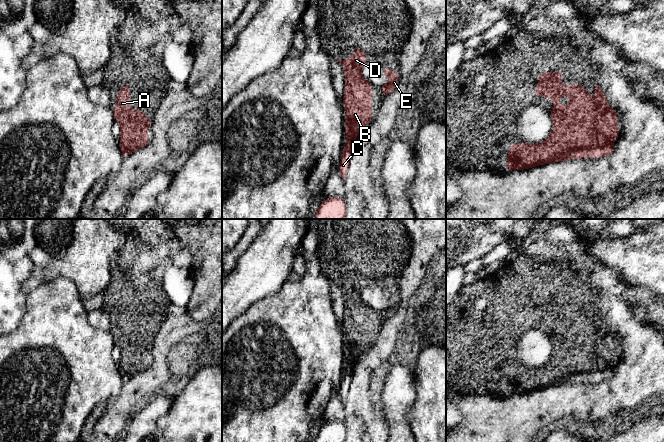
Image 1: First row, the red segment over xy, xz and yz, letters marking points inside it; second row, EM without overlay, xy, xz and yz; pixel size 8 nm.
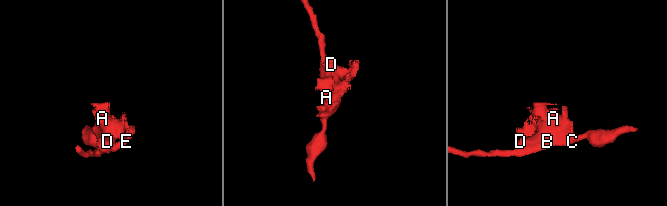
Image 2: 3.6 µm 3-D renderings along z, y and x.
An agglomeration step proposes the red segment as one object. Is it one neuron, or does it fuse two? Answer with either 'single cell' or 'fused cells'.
fused cells

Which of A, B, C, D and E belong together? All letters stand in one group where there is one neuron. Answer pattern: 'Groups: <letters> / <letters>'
Groups: A B D E / C

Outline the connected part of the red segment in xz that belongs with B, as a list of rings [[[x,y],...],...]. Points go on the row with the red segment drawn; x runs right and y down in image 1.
[[[354,49],[352,56],[347,60],[337,60],[343,67],[344,67],[344,73],[345,73],[345,93],[344,97],[342,99],[342,102],[344,103],[344,107],[346,109],[346,118],[345,122],[349,126],[349,130],[351,133],[351,139],[353,141],[352,146],[354,144],[354,141],[356,140],[359,131],[364,128],[366,125],[368,125],[372,120],[372,86],[373,84],[370,82],[367,82],[362,77],[360,70],[363,66],[366,66],[368,62],[365,59],[365,50],[364,49]]]

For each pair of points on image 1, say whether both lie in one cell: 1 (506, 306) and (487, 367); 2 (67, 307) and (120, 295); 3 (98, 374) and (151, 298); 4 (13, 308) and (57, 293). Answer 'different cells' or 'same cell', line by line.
1: same cell
2: different cells
3: different cells
4: different cells

